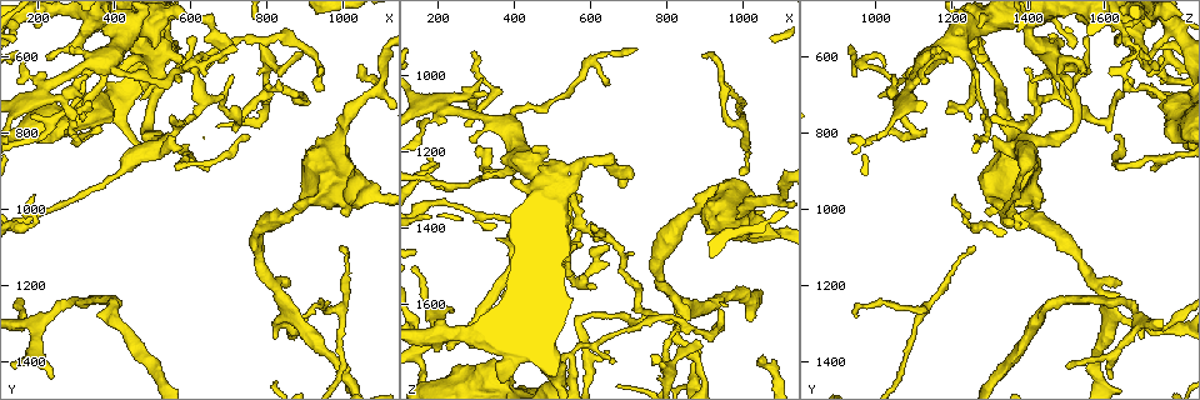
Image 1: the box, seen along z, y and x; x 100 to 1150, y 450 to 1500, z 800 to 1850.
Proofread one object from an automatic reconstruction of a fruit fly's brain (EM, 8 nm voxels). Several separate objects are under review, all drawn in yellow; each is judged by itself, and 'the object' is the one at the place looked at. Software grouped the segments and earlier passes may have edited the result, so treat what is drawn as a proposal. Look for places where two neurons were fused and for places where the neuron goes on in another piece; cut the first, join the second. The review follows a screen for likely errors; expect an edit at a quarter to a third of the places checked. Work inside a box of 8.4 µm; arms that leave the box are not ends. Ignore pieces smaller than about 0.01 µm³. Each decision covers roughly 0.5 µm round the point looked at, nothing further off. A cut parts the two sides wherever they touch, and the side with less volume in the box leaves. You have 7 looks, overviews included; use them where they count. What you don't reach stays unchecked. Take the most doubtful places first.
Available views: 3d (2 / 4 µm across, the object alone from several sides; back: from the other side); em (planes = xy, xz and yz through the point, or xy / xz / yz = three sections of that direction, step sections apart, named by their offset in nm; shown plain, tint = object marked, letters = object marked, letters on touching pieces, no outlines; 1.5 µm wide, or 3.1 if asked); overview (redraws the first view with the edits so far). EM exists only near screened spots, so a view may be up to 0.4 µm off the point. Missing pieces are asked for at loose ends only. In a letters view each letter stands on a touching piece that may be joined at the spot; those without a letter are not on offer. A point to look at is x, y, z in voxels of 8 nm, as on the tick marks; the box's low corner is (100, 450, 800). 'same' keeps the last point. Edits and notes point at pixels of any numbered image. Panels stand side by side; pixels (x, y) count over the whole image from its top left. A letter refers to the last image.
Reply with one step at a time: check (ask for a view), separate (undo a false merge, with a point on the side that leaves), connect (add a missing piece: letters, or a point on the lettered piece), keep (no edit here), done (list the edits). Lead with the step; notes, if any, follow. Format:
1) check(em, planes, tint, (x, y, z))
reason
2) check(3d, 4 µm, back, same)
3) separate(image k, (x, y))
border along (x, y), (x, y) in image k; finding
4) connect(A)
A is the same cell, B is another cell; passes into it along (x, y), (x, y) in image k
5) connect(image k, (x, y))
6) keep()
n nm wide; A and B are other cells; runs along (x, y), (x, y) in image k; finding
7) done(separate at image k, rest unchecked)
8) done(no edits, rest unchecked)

check(3d, 2 µm, (740, 800, 1635))
free end

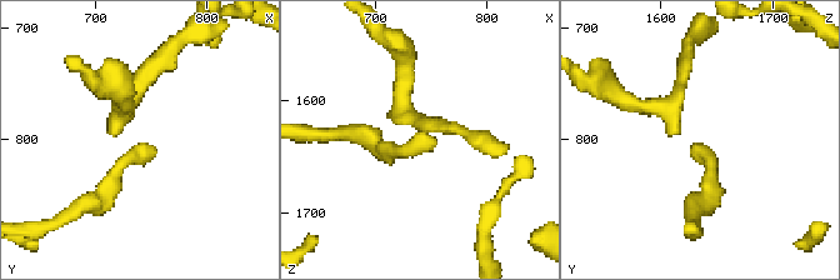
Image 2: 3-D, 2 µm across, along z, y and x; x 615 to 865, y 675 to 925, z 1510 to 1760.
check(em, xy, step 4, tint, (736, 800, 1634))
shape alone is not enough

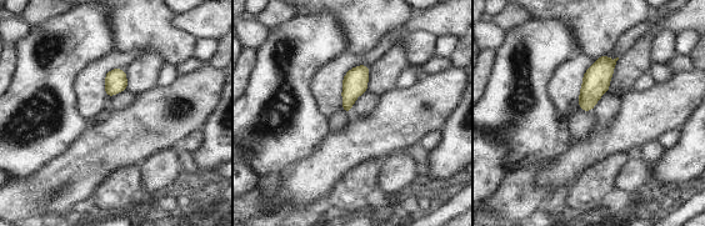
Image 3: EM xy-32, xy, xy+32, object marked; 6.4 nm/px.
check(em, planes, letters, same)

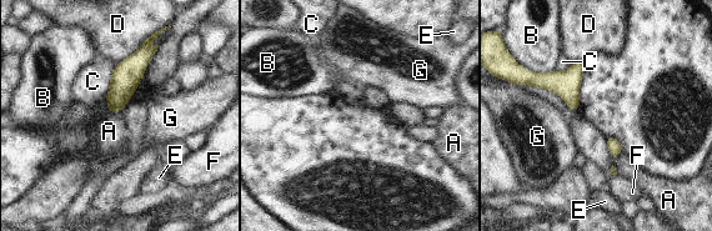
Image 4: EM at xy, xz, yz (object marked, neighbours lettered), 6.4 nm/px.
keep()
A, B, C, D, E, F and G are other cells; border along (605, 139), (606, 147), (615, 160) in image 4; no lettered piece goes on from it

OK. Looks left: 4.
check(3d, 2 µm, back, (325, 645, 1040))
an open end

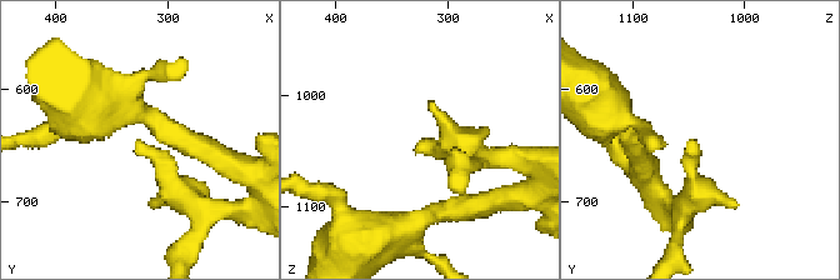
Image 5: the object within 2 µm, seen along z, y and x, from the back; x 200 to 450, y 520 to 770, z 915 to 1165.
check(em, yz, step 4, tint, (324, 644, 1042))

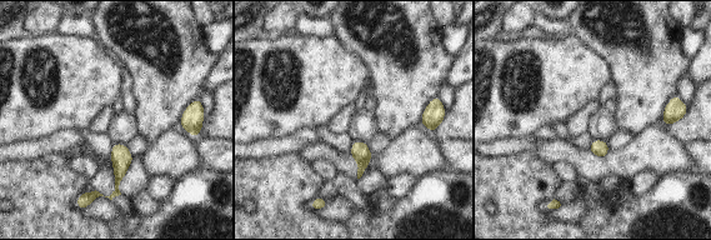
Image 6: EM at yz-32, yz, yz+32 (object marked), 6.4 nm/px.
check(em, planes, letters, same)

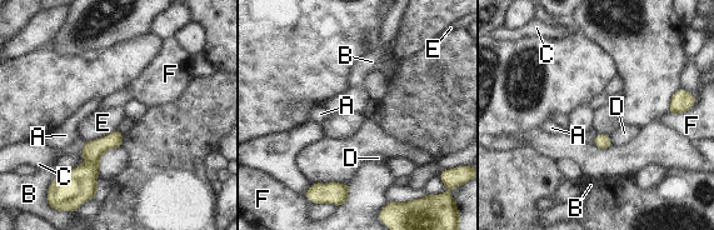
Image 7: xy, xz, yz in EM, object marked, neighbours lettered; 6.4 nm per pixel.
keep()
A, B, C, D, E and F are other cells; border along (84, 158), (50, 184) in image 7; no lettered piece goes on from it

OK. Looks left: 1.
check(em, 3.1 µm, xy, step 16, letters, (470, 520, 1400))
thick turns thin

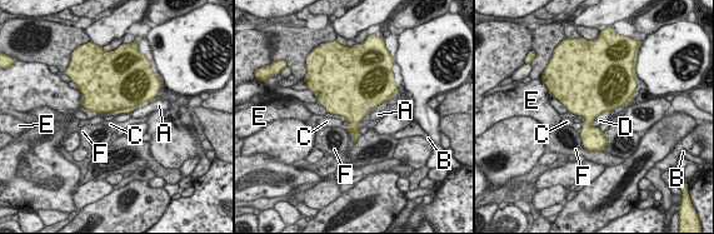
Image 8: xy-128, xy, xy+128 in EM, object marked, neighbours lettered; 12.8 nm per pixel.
keep()
A, B, C, D, E and F are other cells; border along (609, 110), (599, 114), (592, 127) in image 8; one neuron here

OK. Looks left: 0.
done(no edits, rest unchecked)

